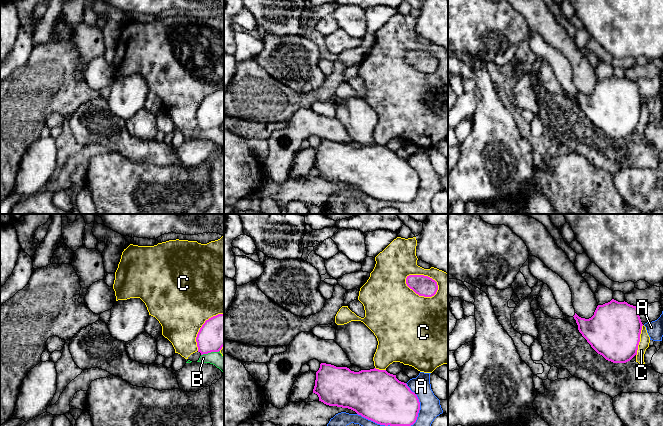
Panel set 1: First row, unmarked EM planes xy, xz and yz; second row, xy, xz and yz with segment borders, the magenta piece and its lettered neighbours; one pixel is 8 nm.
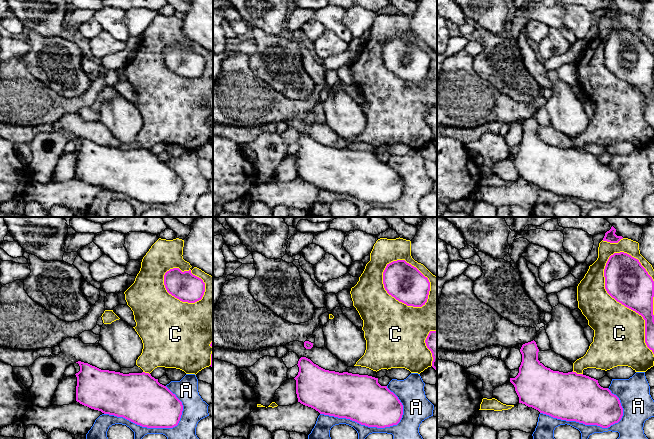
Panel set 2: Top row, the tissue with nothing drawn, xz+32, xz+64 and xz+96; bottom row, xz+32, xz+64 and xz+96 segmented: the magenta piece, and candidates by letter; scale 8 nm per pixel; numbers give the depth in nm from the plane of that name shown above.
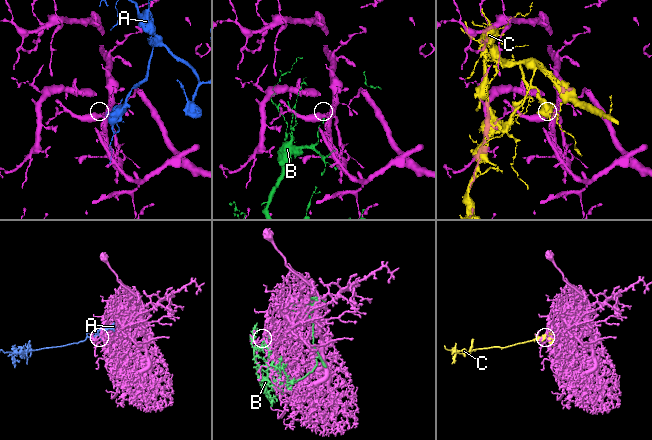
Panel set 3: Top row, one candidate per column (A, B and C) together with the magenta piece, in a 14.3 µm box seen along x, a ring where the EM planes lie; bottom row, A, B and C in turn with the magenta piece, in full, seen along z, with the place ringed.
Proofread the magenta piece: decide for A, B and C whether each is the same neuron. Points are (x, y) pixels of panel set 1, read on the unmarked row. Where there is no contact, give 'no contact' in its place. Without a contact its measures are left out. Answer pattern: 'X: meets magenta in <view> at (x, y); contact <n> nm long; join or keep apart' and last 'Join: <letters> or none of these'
A: meets magenta in xz at (395, 201); contact 500 nm long; keep apart
B: meets magenta in xy at (210, 128); contact 160 nm long; keep apart
C: meets magenta in xz at (423, 51); contact 280 nm long; keep apart
Join: none of these

